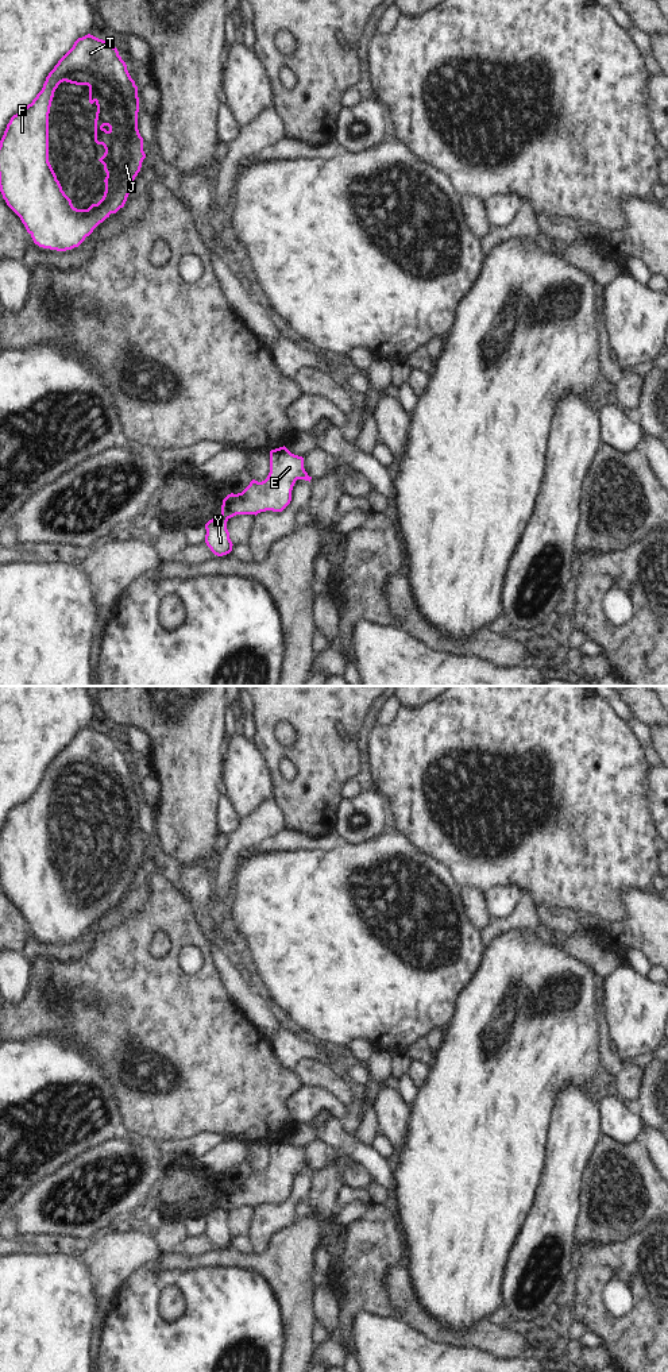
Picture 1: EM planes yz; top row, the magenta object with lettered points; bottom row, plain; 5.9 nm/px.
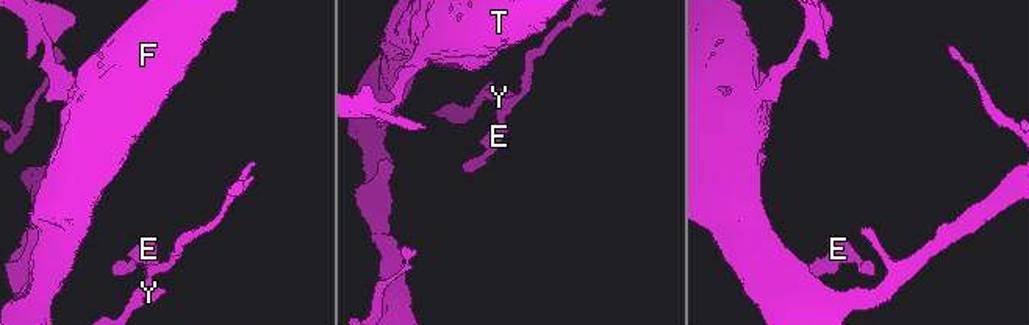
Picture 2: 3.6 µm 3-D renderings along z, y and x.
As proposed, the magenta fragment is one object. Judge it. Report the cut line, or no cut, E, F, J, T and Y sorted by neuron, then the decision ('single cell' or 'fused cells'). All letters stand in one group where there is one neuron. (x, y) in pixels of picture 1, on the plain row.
cut yz (220, 1206), (227, 1210); groups E / F J T Y; fused cells

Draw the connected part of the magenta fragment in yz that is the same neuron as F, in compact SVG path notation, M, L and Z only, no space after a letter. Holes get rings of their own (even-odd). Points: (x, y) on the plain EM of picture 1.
M88 725L78 729L58 752L32 794L11 809L0 832L0 883L35 936L57 943L78 939L100 914L124 898L146 849L143 829L138 821L138 803L138 778L117 740ZM63 772L88 776L89 794L97 797L94 833L105 840L99 852L104 856L107 868L103 890L88 901L73 898L49 853L49 805L54 783Z

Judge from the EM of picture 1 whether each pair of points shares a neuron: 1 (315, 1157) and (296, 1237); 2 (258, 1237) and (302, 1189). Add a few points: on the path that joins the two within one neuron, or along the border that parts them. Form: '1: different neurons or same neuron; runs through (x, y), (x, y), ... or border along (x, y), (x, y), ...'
1: different neurons; border along (336, 1155), (325, 1164), (312, 1168)
2: same neuron; runs through (270, 1225), (294, 1201)

